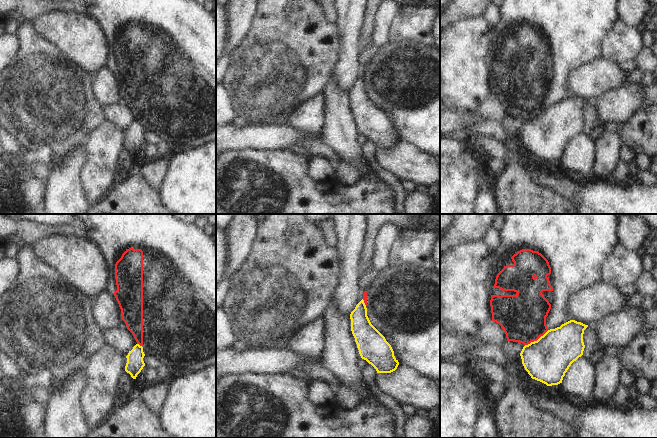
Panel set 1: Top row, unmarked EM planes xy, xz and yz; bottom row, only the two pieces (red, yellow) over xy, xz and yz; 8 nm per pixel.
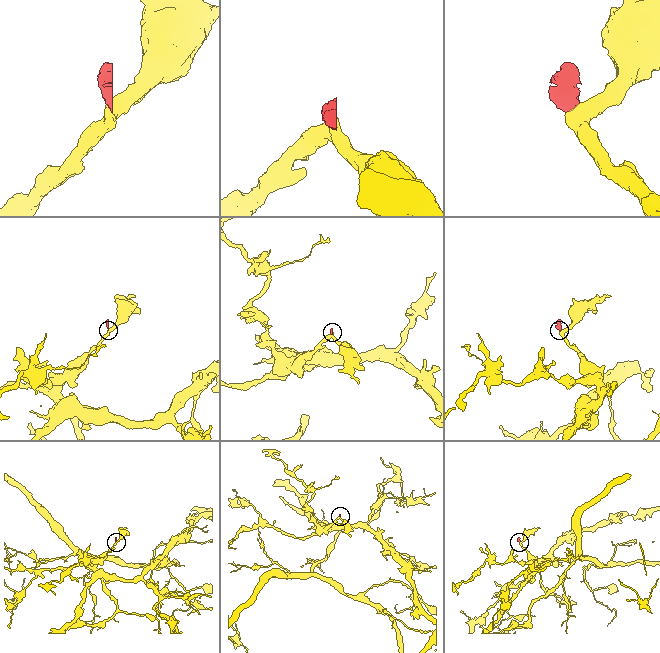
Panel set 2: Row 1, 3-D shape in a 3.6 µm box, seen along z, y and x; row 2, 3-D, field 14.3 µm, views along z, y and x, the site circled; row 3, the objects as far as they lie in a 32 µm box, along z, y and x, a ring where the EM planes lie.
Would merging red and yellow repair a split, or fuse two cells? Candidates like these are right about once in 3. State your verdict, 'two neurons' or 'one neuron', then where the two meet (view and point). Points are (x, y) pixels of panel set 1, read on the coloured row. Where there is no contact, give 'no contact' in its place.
two neurons | yz (536, 340)

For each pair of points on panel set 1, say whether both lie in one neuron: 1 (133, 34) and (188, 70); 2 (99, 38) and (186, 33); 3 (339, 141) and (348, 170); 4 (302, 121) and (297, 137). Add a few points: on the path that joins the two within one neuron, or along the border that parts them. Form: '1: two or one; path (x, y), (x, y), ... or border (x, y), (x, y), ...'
1: one; path (147, 48), (156, 57), (167, 58), (174, 63)
2: two; border (96, 15), (108, 36)
3: two; border (342, 160), (356, 165), (361, 176)
4: two; border (288, 122), (306, 133), (318, 134), (321, 132)

